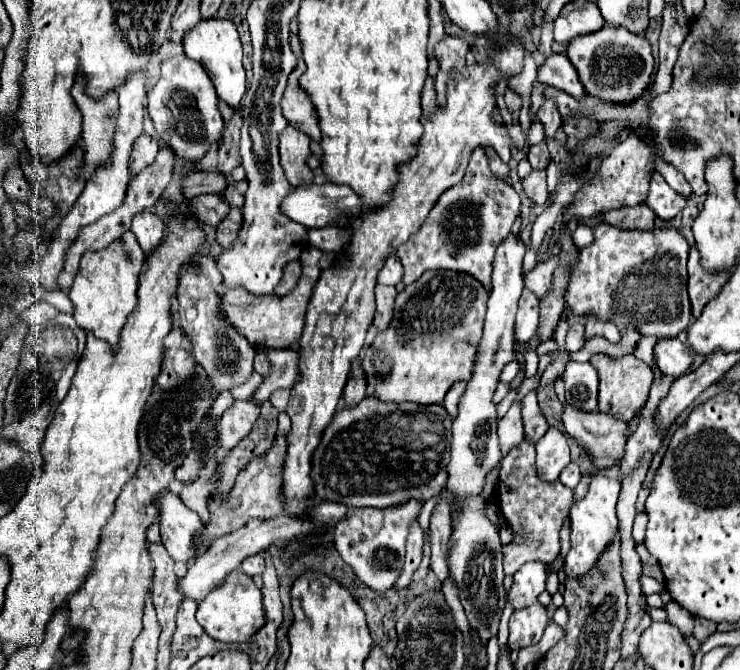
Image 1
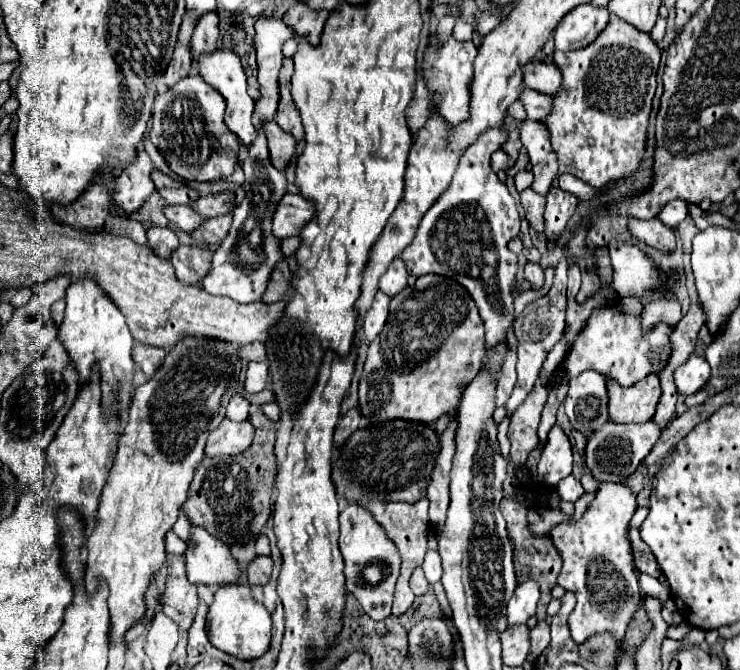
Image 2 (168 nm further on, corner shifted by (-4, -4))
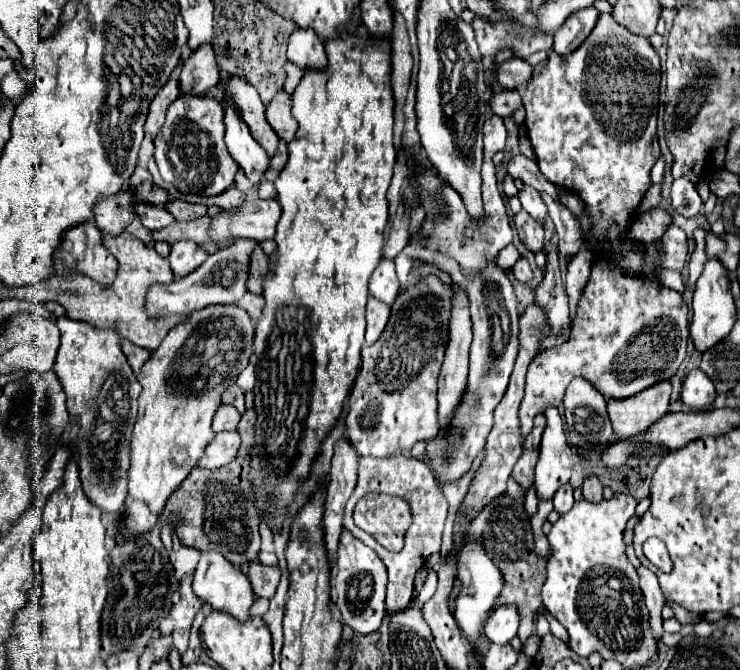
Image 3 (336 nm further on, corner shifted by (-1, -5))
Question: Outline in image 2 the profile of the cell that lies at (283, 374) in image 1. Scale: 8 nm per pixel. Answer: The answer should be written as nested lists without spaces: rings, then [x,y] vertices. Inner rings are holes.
[[[234,394],[228,402],[228,408],[226,408],[226,418],[230,420],[246,420],[248,418],[248,412],[250,412],[250,400],[244,398],[242,394]]]

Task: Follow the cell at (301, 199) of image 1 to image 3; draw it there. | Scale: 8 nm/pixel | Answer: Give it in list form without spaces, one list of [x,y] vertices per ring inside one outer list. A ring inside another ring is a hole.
[[[245,199],[239,207],[219,211],[213,217],[209,241],[215,245],[225,245],[233,239],[273,239],[279,215],[281,205],[277,199]]]

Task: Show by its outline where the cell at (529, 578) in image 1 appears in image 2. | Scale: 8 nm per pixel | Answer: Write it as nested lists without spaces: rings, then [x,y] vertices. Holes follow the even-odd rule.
[[[528,580],[518,584],[512,600],[506,606],[508,624],[526,624],[528,618],[536,614],[536,604],[540,600],[540,584],[536,580]]]

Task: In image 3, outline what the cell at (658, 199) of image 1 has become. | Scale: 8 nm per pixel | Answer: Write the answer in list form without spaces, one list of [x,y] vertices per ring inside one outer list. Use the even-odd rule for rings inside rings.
[[[679,177],[673,181],[673,187],[671,187],[671,205],[683,217],[695,217],[703,201],[695,191],[695,185],[687,177]]]

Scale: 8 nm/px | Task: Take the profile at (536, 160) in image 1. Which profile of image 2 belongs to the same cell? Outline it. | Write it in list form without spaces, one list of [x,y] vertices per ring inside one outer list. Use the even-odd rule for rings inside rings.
[[[552,186],[548,190],[548,194],[546,194],[546,212],[544,212],[544,218],[546,218],[544,234],[546,234],[546,238],[556,238],[556,240],[560,238],[566,222],[574,214],[576,202],[578,202],[578,198],[574,194],[564,192],[558,186]]]

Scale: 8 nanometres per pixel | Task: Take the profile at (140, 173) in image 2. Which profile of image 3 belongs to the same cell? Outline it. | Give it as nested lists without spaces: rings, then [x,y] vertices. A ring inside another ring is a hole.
[[[123,191],[113,197],[107,197],[97,203],[95,211],[95,225],[101,233],[117,237],[125,231],[125,227],[135,219],[133,213],[133,193]]]

